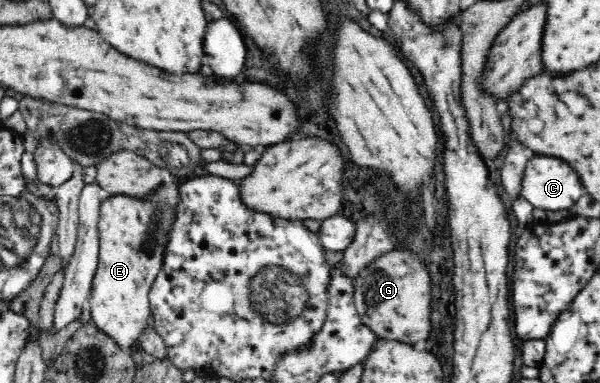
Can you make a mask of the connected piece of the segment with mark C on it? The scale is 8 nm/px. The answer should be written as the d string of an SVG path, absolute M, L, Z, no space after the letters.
M535 156L527 162L527 168L523 170L523 194L534 208L545 211L562 211L573 206L583 196L583 184L579 182L579 176L571 170L571 166L559 158L549 156Z

